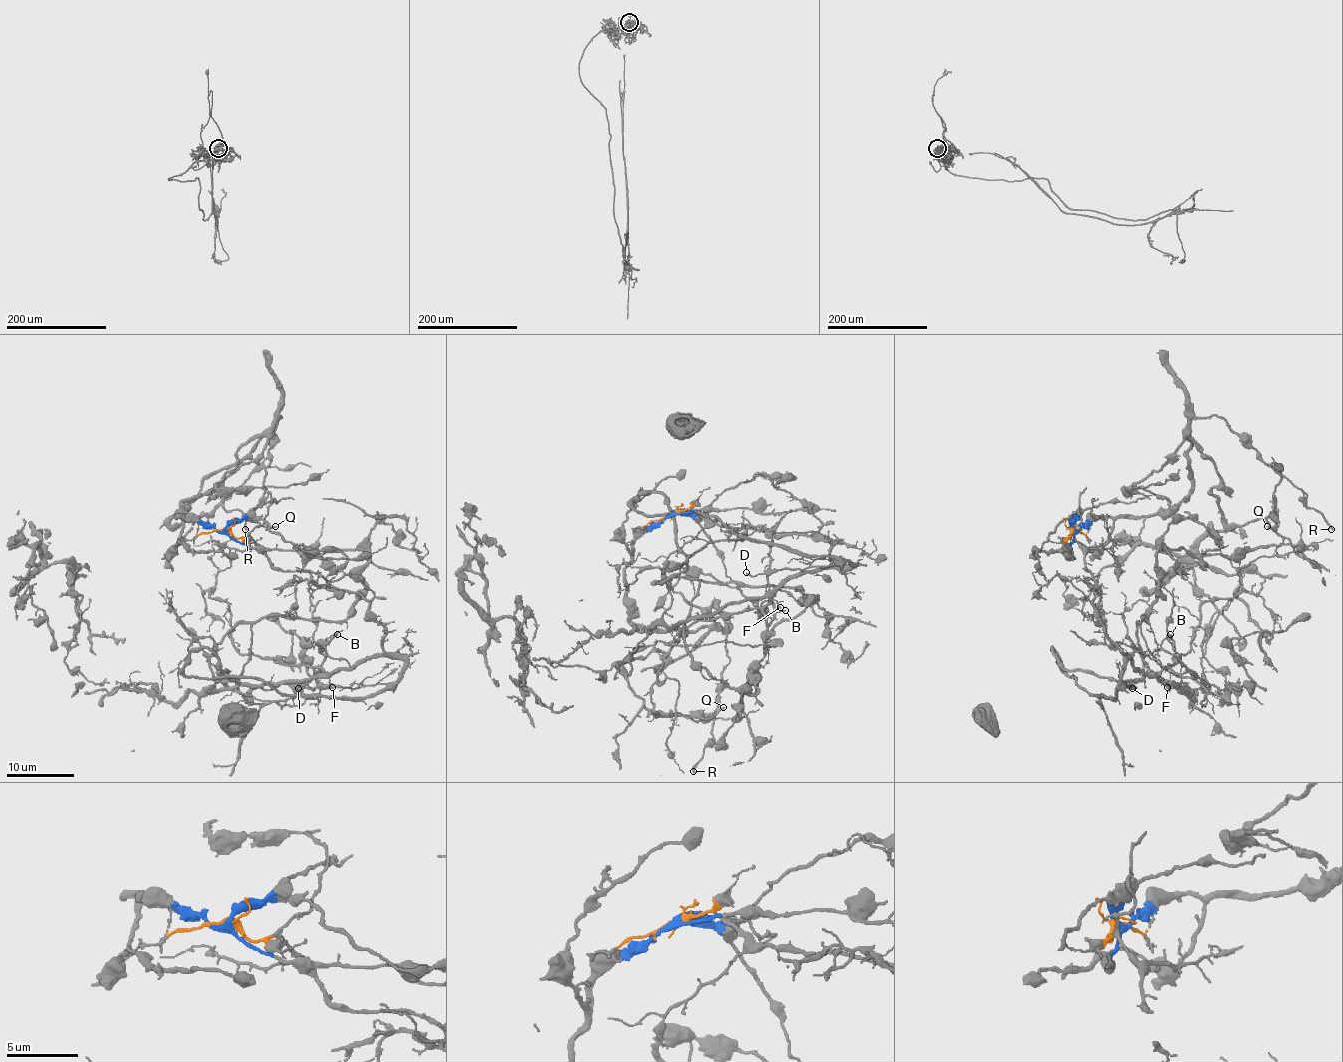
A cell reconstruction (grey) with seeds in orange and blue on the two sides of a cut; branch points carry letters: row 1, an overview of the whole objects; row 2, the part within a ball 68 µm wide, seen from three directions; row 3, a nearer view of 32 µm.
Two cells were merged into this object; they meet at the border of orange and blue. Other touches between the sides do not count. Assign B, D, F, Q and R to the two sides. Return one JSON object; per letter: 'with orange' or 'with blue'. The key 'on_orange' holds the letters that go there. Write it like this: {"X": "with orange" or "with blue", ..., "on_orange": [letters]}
{"B": "with orange", "D": "with orange", "F": "with orange", "Q": "with blue", "R": "with blue", "on_orange": ["B", "D", "F"]}

